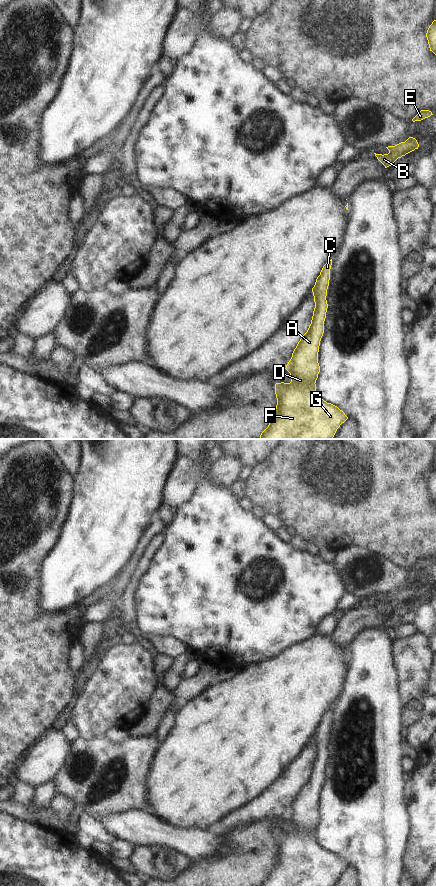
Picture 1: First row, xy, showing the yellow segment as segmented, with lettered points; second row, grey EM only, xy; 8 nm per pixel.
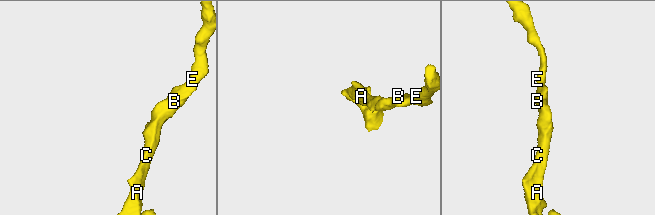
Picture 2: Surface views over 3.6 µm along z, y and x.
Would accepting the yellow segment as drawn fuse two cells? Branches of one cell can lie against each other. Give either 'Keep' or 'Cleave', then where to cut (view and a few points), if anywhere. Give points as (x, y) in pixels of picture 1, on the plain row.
Keep. No split.

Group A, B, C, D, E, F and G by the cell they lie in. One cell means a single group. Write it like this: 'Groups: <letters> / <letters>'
Groups: A B C D E F G.

